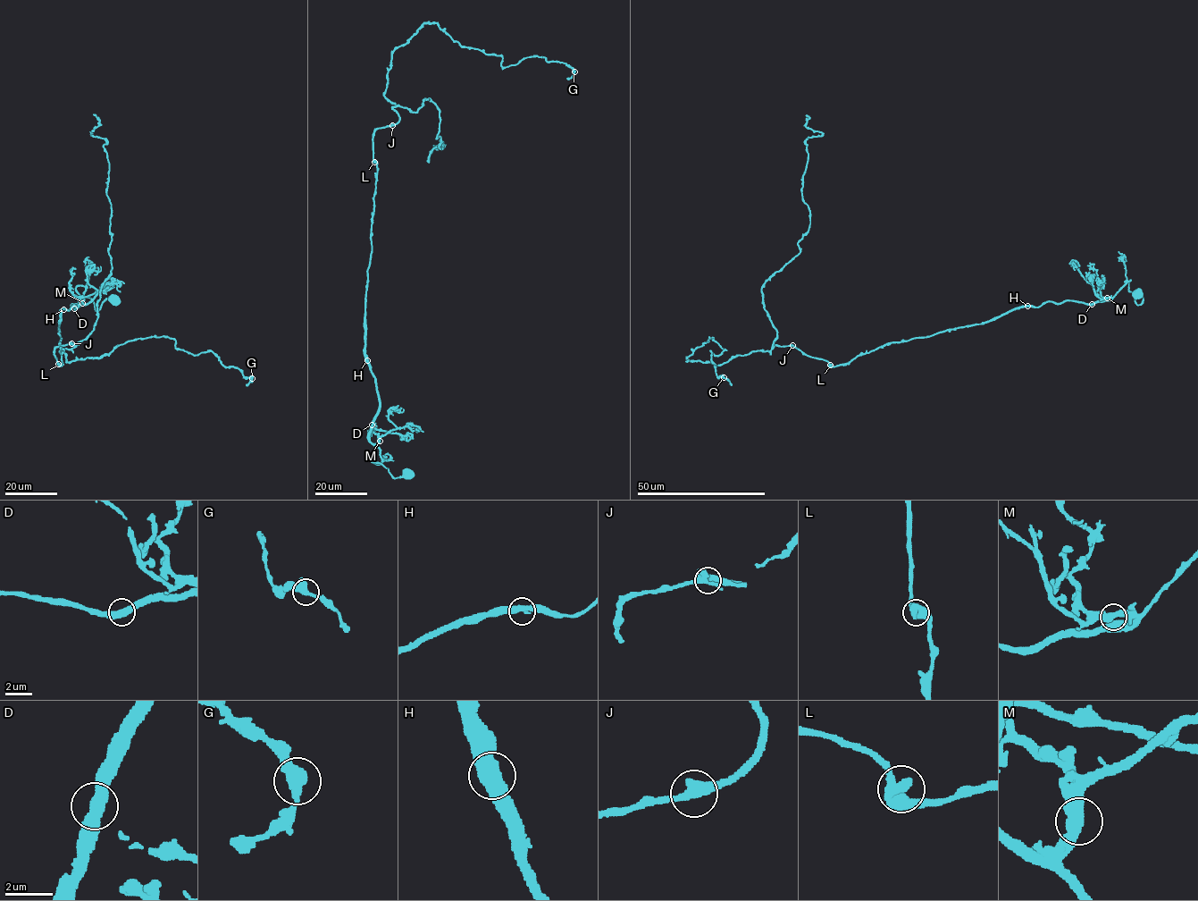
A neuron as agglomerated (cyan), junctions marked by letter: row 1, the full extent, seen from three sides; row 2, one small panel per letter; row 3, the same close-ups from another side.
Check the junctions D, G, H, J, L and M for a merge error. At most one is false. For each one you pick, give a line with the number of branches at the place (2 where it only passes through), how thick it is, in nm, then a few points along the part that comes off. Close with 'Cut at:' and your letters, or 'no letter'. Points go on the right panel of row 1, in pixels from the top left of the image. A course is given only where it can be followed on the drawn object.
H: branches 2; calibre 480 nm; course (1027, 306), (1016, 307), (977, 324)
Cut at: H

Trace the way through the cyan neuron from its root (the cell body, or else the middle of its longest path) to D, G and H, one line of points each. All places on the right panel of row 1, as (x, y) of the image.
D: (1138, 294), (1141, 293), (1143, 298), (1139, 305), (1129, 290), (1130, 280), (1113, 298), (1092, 304)
G: (1138, 294), (1130, 280), (1108, 300), (1018, 307), (835, 366), (791, 345), (688, 360), (709, 338), (724, 377)
H: (1138, 294), (1143, 298), (1139, 305), (1129, 290), (1130, 280), (1108, 300), (1027, 306)

